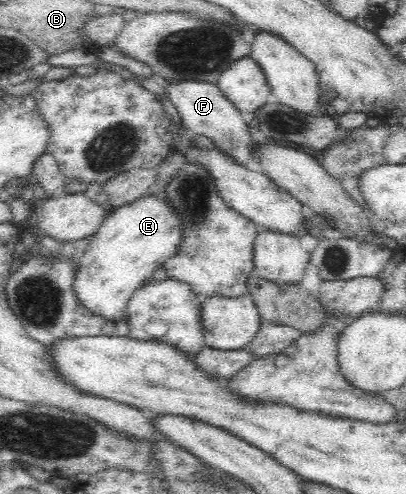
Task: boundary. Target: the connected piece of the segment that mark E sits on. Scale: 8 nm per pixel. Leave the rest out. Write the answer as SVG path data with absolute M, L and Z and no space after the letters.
M147 195L107 214L76 264L73 290L83 309L111 323L124 319L133 293L177 252L182 222L169 203Z

